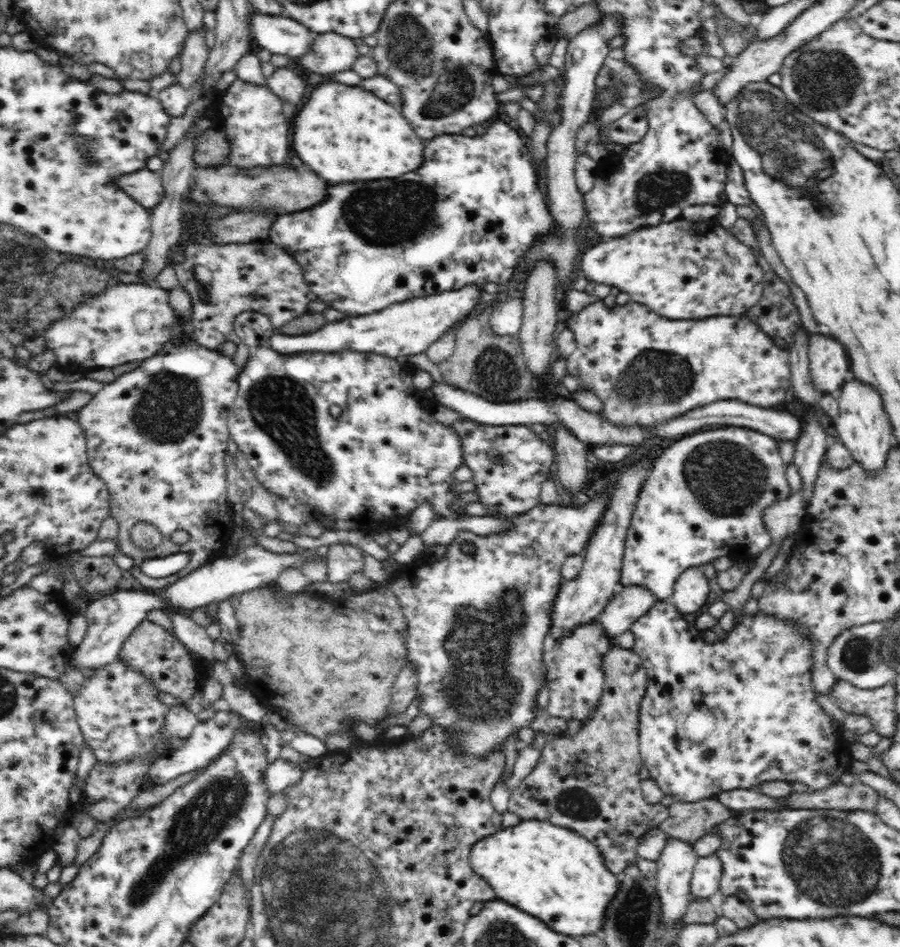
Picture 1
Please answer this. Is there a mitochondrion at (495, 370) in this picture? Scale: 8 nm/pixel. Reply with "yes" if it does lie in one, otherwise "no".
yes

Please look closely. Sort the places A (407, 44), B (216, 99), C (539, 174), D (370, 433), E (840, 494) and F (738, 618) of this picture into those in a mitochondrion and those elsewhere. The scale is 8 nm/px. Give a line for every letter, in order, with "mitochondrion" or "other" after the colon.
A: mitochondrion
B: other
C: other
D: other
E: other
F: other

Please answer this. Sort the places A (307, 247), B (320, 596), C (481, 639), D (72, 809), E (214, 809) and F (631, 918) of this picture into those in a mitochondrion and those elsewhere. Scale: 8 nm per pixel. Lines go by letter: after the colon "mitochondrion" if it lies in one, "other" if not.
A: other
B: other
C: mitochondrion
D: other
E: mitochondrion
F: mitochondrion

